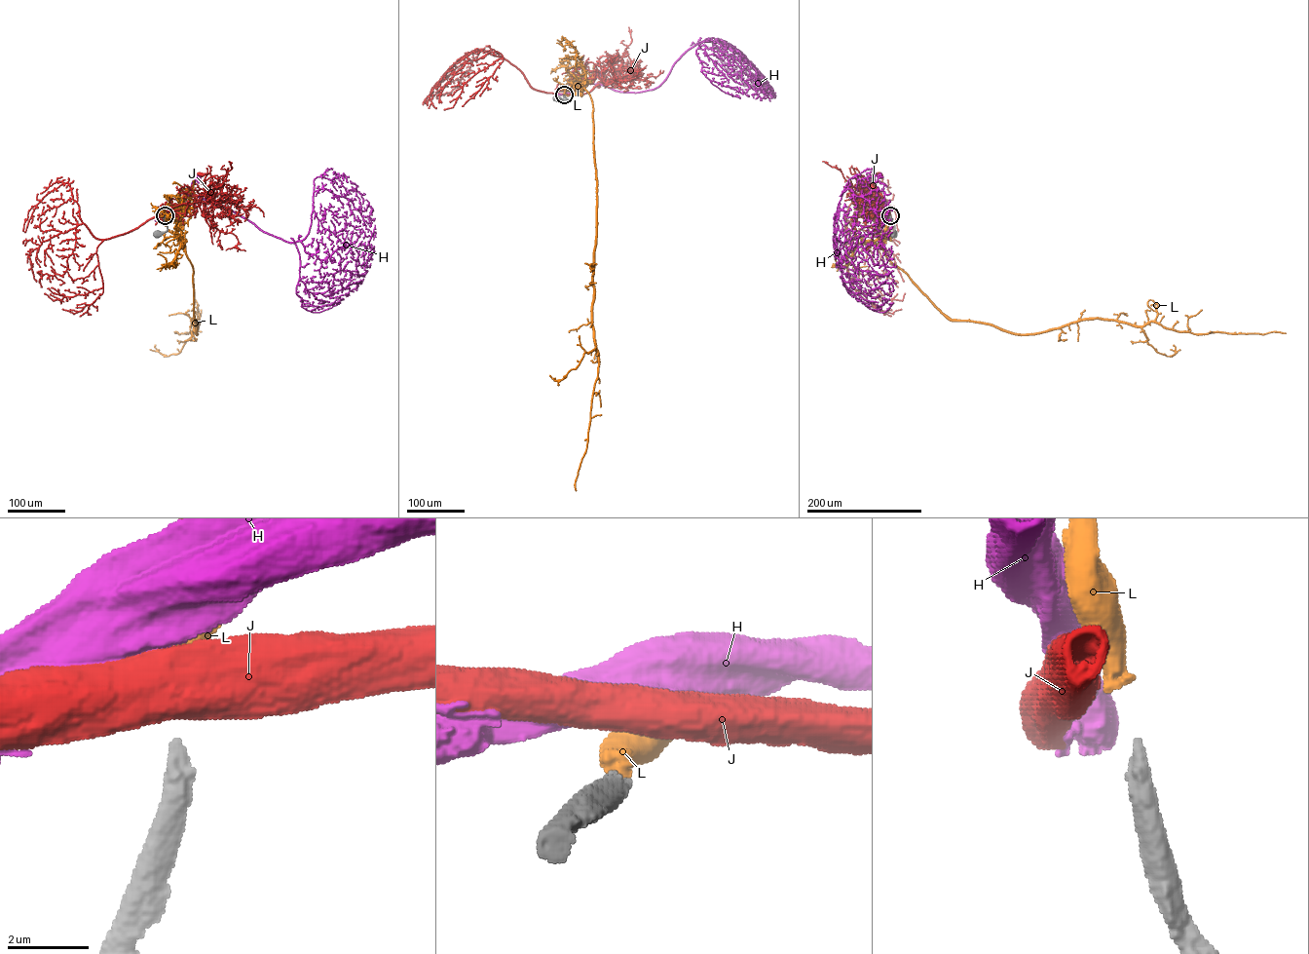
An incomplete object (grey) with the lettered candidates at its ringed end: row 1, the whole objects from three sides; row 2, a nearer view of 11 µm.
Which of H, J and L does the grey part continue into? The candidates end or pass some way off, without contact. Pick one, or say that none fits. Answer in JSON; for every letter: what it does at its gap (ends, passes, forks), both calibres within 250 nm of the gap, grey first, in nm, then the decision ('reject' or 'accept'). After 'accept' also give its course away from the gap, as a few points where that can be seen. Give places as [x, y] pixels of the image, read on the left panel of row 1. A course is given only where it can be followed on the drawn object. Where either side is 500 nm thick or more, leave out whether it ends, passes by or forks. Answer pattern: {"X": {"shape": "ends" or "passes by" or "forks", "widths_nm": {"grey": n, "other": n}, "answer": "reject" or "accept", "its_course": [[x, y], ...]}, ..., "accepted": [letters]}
{"H": {"widths_nm": {"grey": 380, "other": 750}, "answer": "reject"}, "J": {"widths_nm": {"grey": 380, "other": 900}, "answer": "reject"}, "L": {"widths_nm": {"grey": 380, "other": 500}, "answer": "accept", "its_course": [[165, 214], [179, 222], [193, 268], [197, 334], [193, 319], [196, 326], [199, 323], [192, 334], [176, 333]]}, "accepted": ["L"]}

